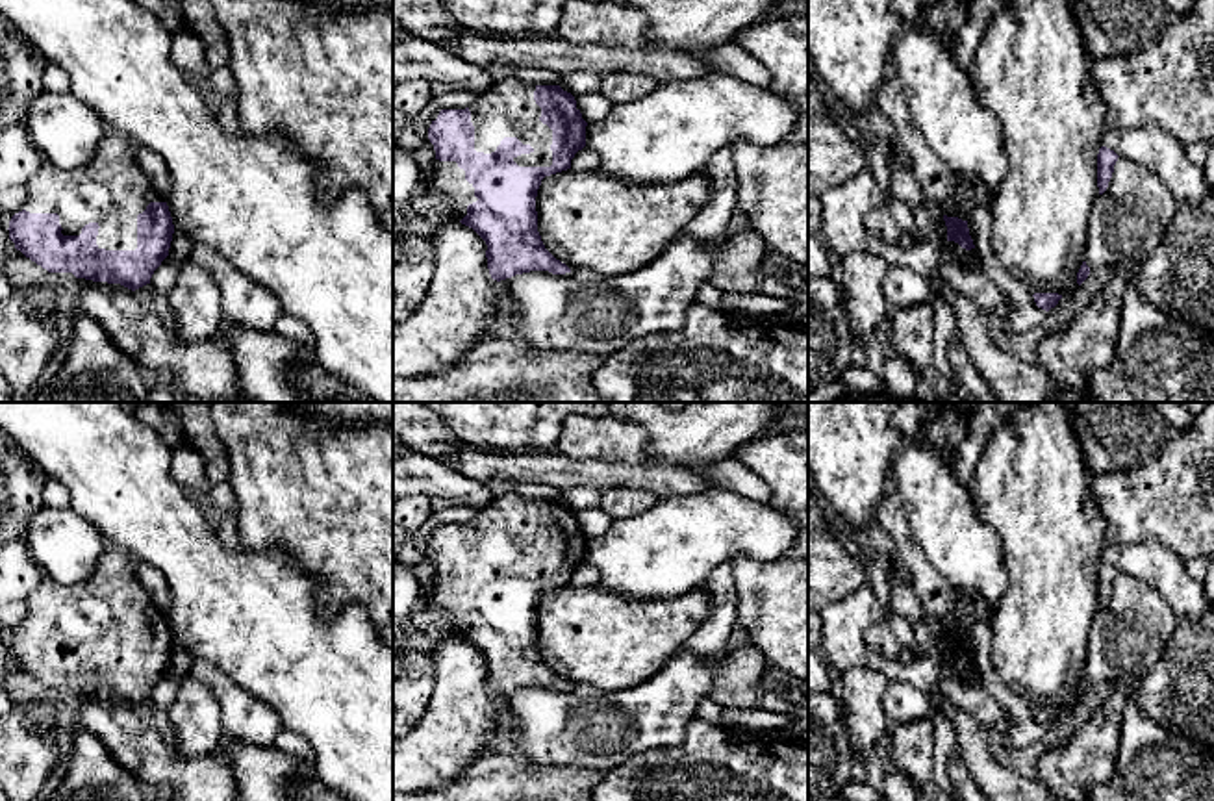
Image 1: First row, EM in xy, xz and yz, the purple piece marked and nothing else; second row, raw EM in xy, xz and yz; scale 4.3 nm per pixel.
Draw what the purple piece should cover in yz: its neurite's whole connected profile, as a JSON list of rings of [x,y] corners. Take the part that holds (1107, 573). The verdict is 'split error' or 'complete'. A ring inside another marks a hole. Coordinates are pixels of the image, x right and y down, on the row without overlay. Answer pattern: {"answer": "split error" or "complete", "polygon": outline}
{"answer": "complete", "polygon": [[[1107,562],[1099,564],[1099,569],[1097,569],[1097,603],[1099,603],[1099,610],[1103,610],[1107,606],[1118,573],[1119,571],[1114,566],[1110,566]]]}

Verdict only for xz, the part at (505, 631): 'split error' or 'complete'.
split error

